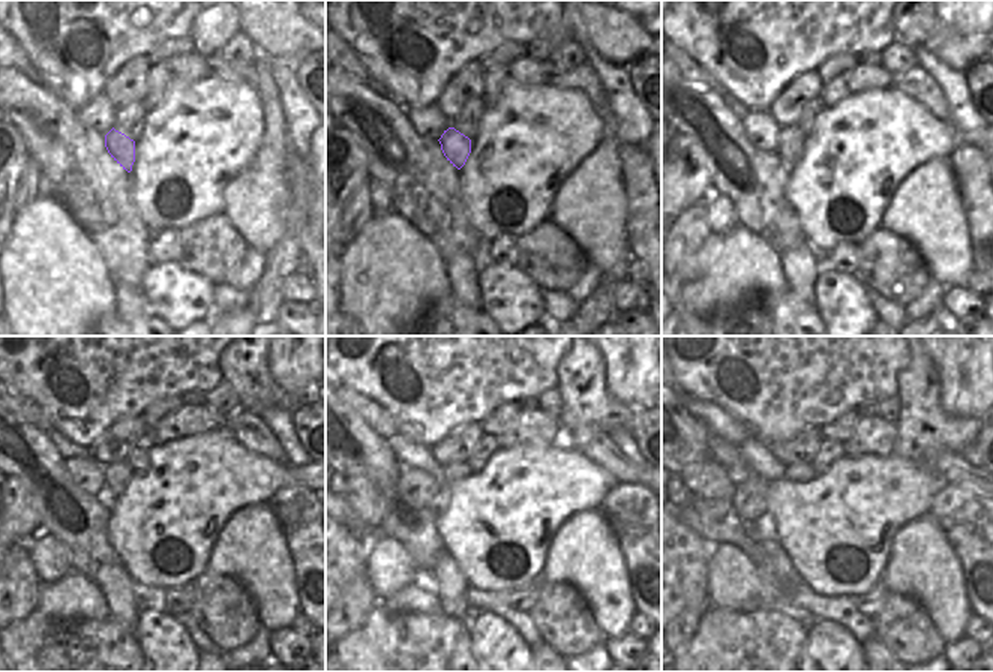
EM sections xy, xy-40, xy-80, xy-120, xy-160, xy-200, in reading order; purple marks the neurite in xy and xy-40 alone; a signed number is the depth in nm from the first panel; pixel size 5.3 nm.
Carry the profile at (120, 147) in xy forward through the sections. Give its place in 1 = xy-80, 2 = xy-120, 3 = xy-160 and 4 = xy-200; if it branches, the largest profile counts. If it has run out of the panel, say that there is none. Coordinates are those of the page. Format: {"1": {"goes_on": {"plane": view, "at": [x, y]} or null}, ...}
{"1": {"goes_on": {"plane": "xy-80", "at": [791, 140]}}, "2": {"goes_on": {"plane": "xy-120", "at": [117, 476]}}, "3": {"goes_on": {"plane": "xy-160", "at": [453, 473]}}, "4": {"goes_on": {"plane": "xy-200", "at": [798, 473]}}}

